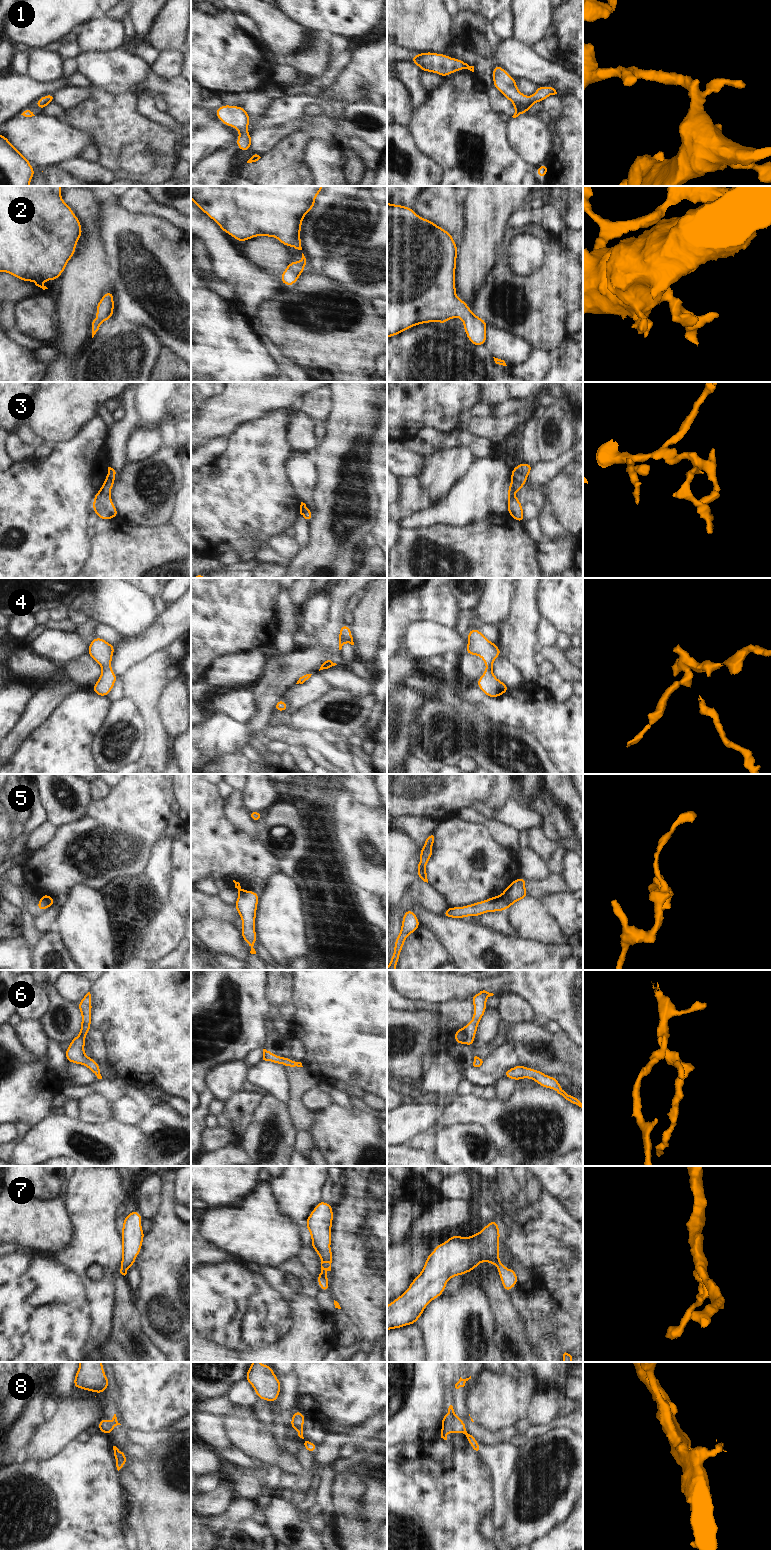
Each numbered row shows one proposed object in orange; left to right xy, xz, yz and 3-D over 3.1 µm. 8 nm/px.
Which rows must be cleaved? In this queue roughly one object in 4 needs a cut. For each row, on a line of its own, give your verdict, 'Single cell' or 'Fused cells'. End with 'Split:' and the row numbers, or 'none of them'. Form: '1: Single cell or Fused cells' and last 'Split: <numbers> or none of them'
1: Single cell
2: Single cell
3: Fused cells
4: Single cell
5: Fused cells
6: Single cell
7: Single cell
8: Fused cells
Split: 3, 5, 8

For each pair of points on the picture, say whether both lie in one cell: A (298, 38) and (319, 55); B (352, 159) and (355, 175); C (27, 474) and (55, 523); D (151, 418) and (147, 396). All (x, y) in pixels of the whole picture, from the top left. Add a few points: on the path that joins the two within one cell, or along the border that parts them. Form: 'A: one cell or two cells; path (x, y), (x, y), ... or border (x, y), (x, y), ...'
A: two cells; border (311, 31), (311, 43), (287, 57)
B: one cell; path (352, 163), (353, 171)
C: one cell; path (27, 486), (27, 494), (43, 511)
D: one cell; path (150, 413), (149, 401)

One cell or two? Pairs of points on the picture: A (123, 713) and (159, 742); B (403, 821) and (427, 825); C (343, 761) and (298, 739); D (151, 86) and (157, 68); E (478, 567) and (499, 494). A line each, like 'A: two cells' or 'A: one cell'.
A: two cells
B: one cell
C: one cell
D: two cells
E: two cells

